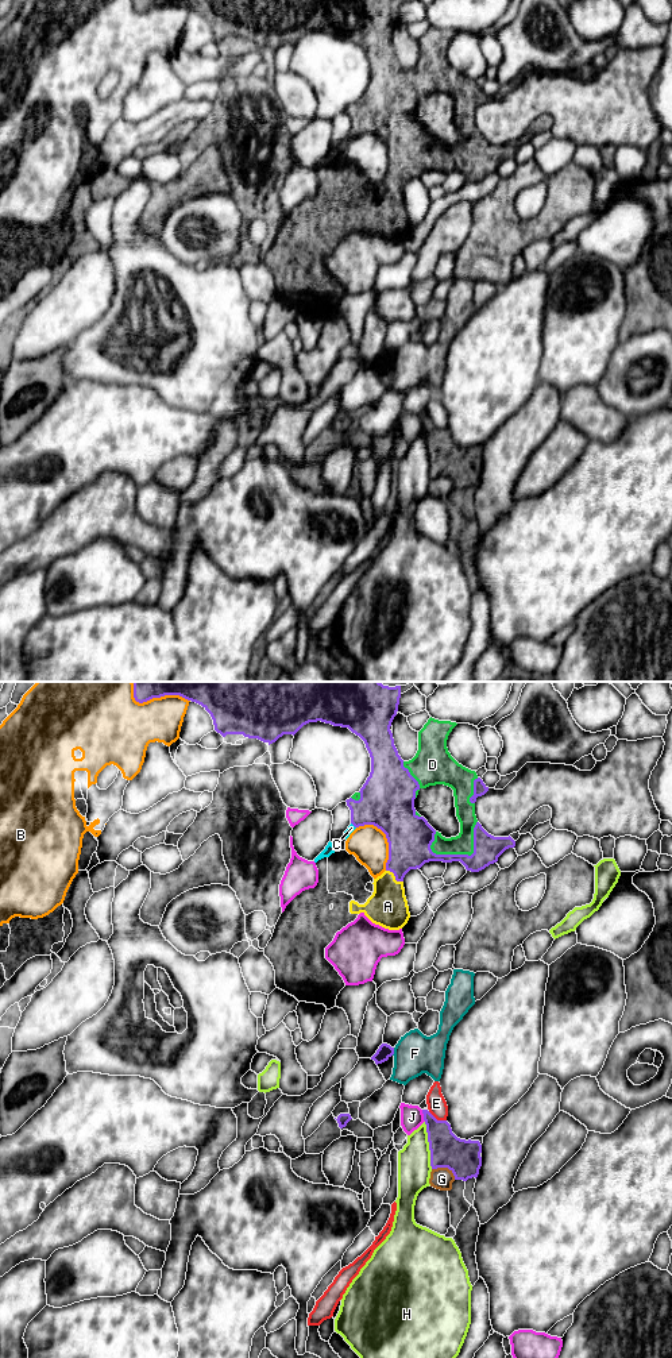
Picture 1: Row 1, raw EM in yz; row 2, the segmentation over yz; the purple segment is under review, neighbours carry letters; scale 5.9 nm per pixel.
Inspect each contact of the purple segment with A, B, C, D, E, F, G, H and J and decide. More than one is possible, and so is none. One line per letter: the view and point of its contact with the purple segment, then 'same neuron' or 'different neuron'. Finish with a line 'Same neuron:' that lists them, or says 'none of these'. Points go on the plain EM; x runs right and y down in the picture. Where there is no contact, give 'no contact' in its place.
A: yz (394, 184) | same neuron
B: yz (386, 146) | different neuron
C: yz (352, 132) | different neuron
D: yz (467, 164) | same neuron
E: yz (436, 428) | different neuron
F: yz (393, 361) | different neuron
G: yz (445, 475) | different neuron
H: yz (429, 454) | different neuron
J: yz (424, 424) | different neuron
Same neuron: A, D

